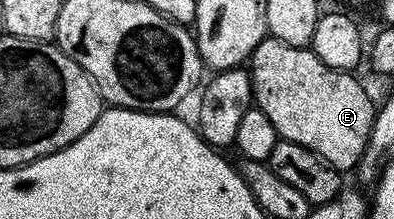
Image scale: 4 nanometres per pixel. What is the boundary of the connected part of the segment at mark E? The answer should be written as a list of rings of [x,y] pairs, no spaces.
[[[269,36],[250,55],[248,69],[257,109],[262,110],[268,120],[272,120],[272,128],[276,128],[279,139],[295,142],[316,152],[339,172],[353,171],[357,167],[370,139],[376,102],[370,99],[369,92],[354,79],[353,73],[328,68],[328,64],[324,64],[324,60],[320,60],[320,56],[316,56],[313,50],[305,46],[284,44]]]

